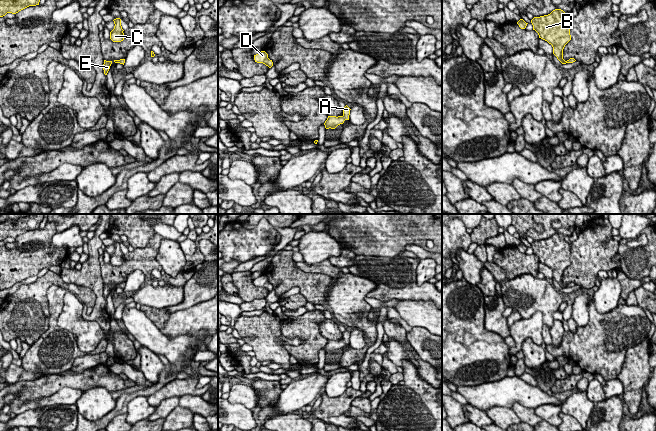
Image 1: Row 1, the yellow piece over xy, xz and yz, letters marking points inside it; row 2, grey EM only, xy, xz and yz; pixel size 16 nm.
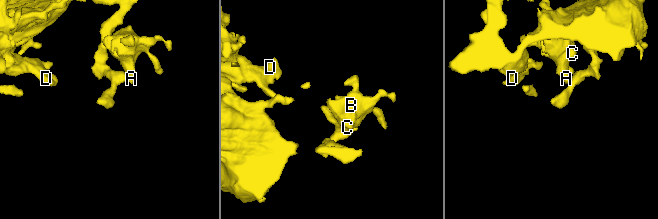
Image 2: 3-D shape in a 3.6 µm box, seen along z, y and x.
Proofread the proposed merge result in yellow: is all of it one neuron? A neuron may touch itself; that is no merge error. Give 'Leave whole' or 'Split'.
Leave whole

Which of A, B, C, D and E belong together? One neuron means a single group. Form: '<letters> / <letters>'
A B C D E

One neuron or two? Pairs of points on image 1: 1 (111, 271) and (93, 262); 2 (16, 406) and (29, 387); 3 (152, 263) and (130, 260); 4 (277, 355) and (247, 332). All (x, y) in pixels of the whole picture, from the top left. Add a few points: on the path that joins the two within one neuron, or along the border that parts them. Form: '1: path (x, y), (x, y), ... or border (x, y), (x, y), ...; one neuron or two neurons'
1: border (99, 255), (100, 275), (104, 283); two neurons
2: border (43, 396), (35, 400), (17, 399); two neurons
3: path (147, 261), (135, 260); one neuron
4: path (270, 348), (254, 332); one neuron

